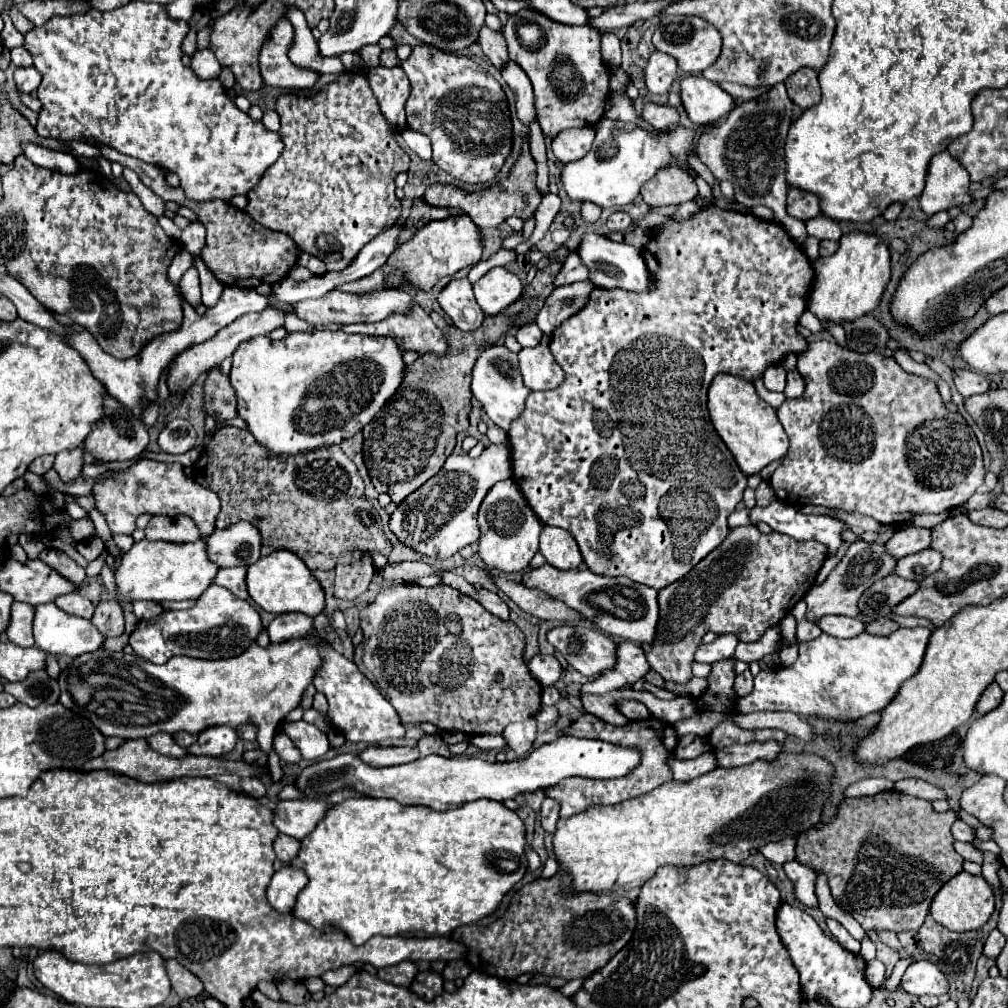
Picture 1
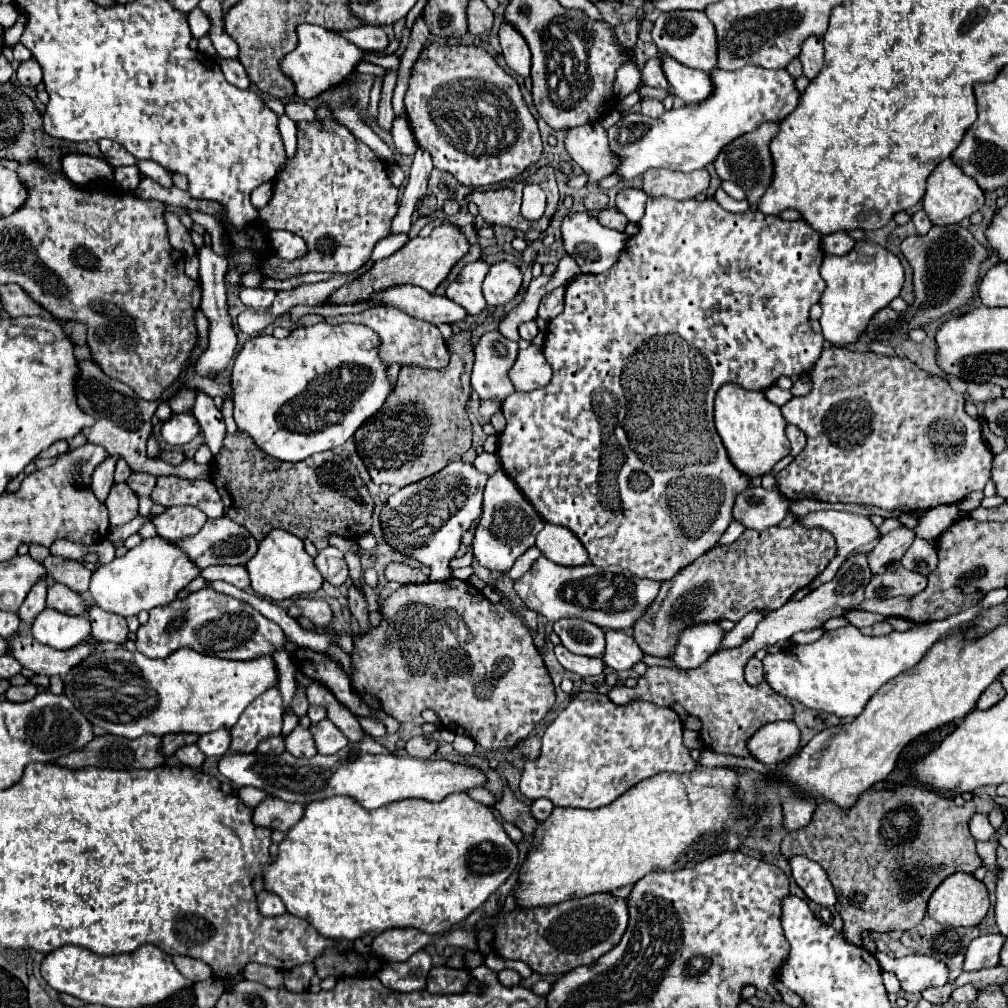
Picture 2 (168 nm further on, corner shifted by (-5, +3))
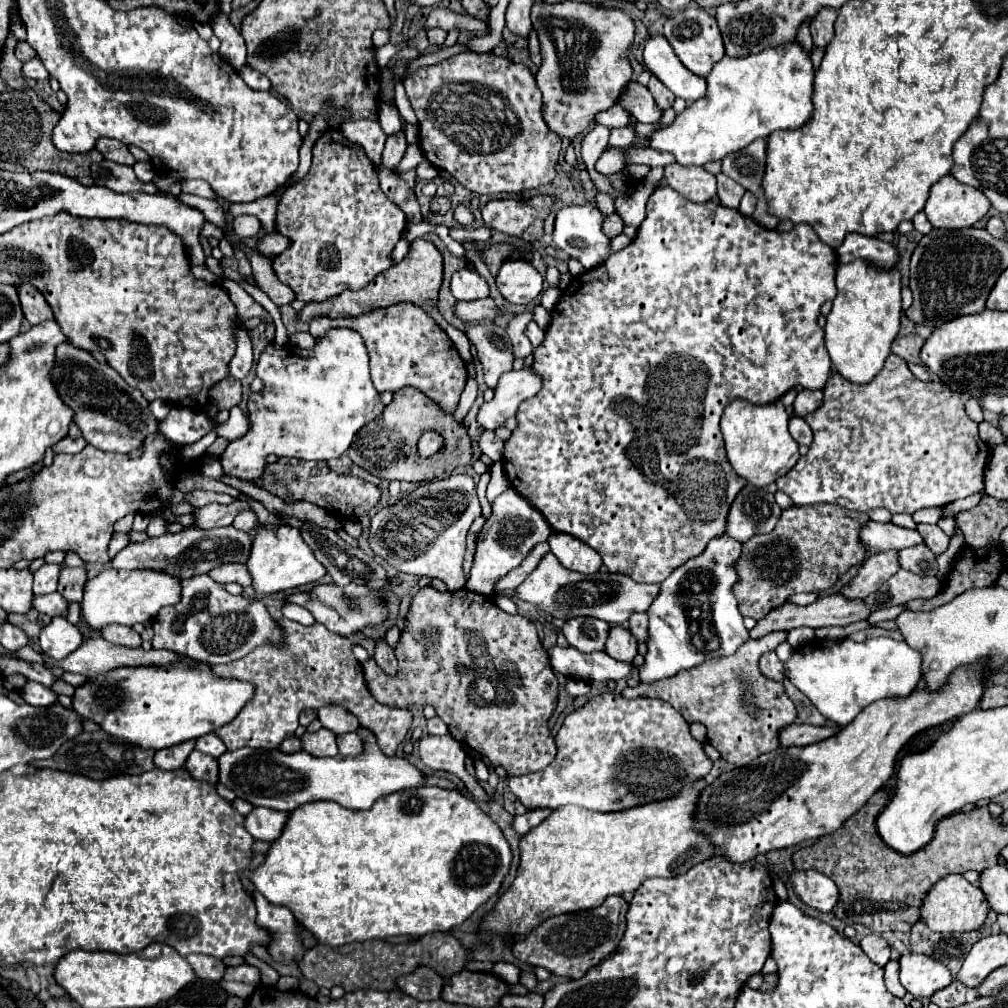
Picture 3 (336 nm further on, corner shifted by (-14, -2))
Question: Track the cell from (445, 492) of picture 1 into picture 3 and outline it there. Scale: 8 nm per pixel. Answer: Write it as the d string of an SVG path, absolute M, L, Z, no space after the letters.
M450 475L418 487L398 503L380 509L370 519L370 549L386 559L394 569L418 577L442 579L450 591L464 587L462 559L466 551L466 533L476 517L482 515L476 485L470 475Z

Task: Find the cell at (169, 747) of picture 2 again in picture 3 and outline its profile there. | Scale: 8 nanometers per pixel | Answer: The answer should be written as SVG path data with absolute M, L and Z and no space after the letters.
M196 740L184 741L184 743L156 751L154 765L164 771L174 771L174 769L184 767L188 755L194 749L194 743Z

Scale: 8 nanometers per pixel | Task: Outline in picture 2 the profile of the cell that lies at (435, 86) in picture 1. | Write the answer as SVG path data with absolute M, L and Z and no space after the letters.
M437 42L425 46L411 70L405 110L417 144L431 152L435 168L453 174L463 186L469 188L481 188L515 178L527 166L535 164L543 150L537 122L523 102L517 80L501 70L497 62L479 46L447 46Z

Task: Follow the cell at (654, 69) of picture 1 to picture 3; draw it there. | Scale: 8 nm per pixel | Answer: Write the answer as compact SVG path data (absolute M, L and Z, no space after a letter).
M654 75L650 77L648 89L650 89L650 93L652 93L652 97L654 97L654 101L656 101L656 105L658 105L660 111L666 111L668 107L672 107L672 103L674 103L672 91L666 89L666 85L660 83L660 79L656 79Z

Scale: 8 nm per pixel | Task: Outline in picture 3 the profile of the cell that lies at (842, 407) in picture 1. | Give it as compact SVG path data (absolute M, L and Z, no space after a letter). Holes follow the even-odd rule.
M890 355L882 367L882 371L868 383L868 385L854 385L850 381L846 381L842 375L838 373L832 373L832 377L828 379L826 387L824 387L824 403L808 413L806 417L806 423L812 427L812 433L814 433L814 439L812 439L812 445L810 445L810 451L806 453L806 457L800 457L798 463L792 467L790 473L786 473L784 477L780 477L776 481L778 489L784 491L792 501L794 505L808 505L808 503L838 503L846 509L852 509L852 511L870 511L870 509L876 509L876 507L884 507L888 509L890 513L914 513L922 507L936 507L936 505L948 505L956 499L962 499L962 497L968 497L976 491L982 491L984 489L984 469L986 469L986 461L988 461L988 445L978 437L978 425L966 415L964 411L964 401L962 401L962 395L948 389L944 383L942 383L942 389L934 387L932 383L924 383L920 379L914 377L914 373L908 369L906 361L898 355ZM924 445L936 445L936 453L924 453Z

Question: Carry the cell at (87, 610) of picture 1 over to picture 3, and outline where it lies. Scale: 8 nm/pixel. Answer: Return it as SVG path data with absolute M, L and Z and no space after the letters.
M48 593L48 595L34 595L32 597L32 607L38 613L44 613L48 617L58 617L58 615L66 615L66 607L68 601L64 601L64 597L60 597L60 593Z

